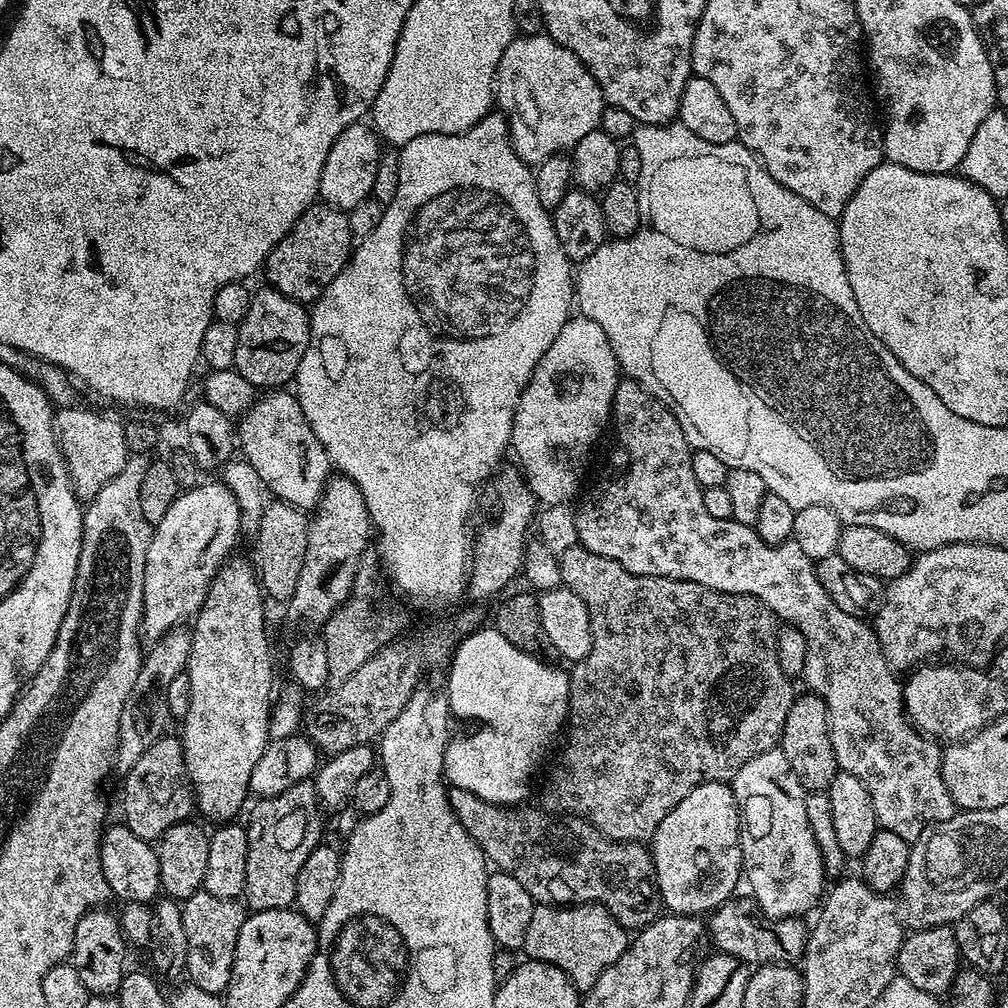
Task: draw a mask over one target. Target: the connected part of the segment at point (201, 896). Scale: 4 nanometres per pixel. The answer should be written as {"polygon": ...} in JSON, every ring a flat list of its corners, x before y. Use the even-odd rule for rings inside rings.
{"polygon":[[199,891,182,904,182,926,186,926,186,962,184,972,196,988,217,994,227,993,234,966,234,946,246,908,239,899,214,898,214,894]]}

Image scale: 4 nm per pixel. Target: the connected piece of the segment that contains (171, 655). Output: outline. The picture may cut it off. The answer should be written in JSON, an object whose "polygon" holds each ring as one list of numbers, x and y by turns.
{"polygon":[[177,626,162,639,155,641,152,648,143,653,138,678,134,681,134,687,130,689,130,695,126,698,126,706,122,706,122,714,118,722,118,746,116,747,115,767,127,770,146,754,146,750,165,735,170,715,166,702,166,690,173,678,185,671,190,658,190,646,192,645,192,633,187,627]]}

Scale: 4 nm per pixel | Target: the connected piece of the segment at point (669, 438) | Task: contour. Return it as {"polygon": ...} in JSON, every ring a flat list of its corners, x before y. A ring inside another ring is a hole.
{"polygon":[[629,378,621,379,616,387,610,421,612,449,604,460,600,477,593,482,588,493,585,491,579,497,580,505,574,508,579,547,618,562,630,570,630,574,689,580,719,592,753,596,775,614,777,621,800,628,802,638,806,638,806,666,802,680,808,683,809,693,826,702,837,767,853,774,866,786,874,802,877,825,911,844,928,827,952,817,956,803,941,776,941,745,922,736,907,720,904,689,901,681,896,681,897,673,882,654,875,627,861,617,846,614,846,610,842,610,838,602,822,590,816,565,802,554,798,542,790,539,770,545,756,533,755,527,733,519,713,518,708,513,702,503,704,489,698,478,694,478,693,449,686,442,686,434,675,411,668,406,663,408,648,390,645,385]]}

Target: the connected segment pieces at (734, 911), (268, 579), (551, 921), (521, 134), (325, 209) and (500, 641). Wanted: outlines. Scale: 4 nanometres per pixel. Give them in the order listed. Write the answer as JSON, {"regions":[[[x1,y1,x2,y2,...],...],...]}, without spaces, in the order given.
{"regions":[[[751,898,728,900,711,913,710,919,710,940,713,945,716,943,715,951,730,954,749,966,786,964,803,957,809,934,803,919,787,916,785,920,773,920]],[[276,500,265,507,260,530,252,545,261,589,269,599,274,598,281,604,292,599,305,562,309,523,307,515,301,509,290,507,289,504]],[[541,904,534,910,534,918,530,918,522,952,529,960,558,966,572,985,585,993,598,982,598,978,602,978,611,964,622,958,629,943,629,933,611,916,610,910,600,904,565,907]],[[547,34,537,36,517,35,506,46,498,62,494,85,494,104,508,124,508,137,521,160,529,166,537,166,551,156,559,156,576,147,586,134,597,131,606,107,606,101,594,74,578,58,570,54,566,46,558,46]],[[317,202,302,213,292,231,282,238,282,242,278,242,278,246,272,248,264,261,262,272,268,275,267,283,286,294,286,298,315,302,344,269,353,247,354,237,347,215,338,208,331,208,329,204]],[[492,626,472,632,457,643,452,663,446,669,448,711,453,717,477,720,480,725,469,736,453,735,444,749,444,779,451,787,470,791,488,803,501,806,520,806,527,801,524,799,528,796,532,775,547,758,568,718,569,673,552,664,543,664,540,659,539,655,523,652,506,642]]]}

